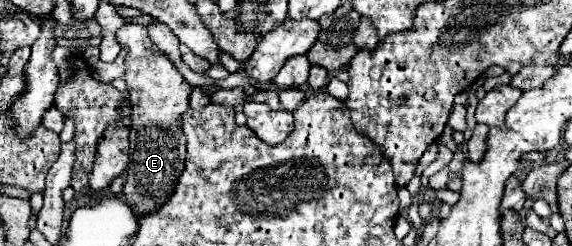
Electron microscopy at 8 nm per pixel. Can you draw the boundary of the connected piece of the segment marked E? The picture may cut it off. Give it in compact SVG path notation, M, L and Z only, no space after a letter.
M126 23L118 31L118 41L128 47L124 81L132 105L130 161L122 193L134 215L148 215L168 203L184 171L186 143L180 131L180 115L188 111L188 95L192 87L178 73L174 63L150 41L144 25Z

